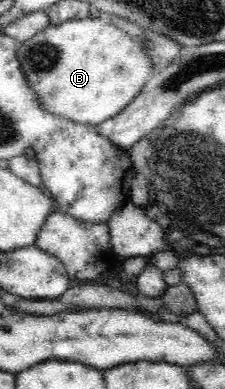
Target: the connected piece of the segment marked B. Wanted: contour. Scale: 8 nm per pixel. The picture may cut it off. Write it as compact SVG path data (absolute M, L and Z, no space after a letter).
M85 18L83 20L73 20L69 22L63 22L61 26L54 26L53 24L45 27L41 32L38 32L25 44L19 44L19 50L17 50L17 55L19 55L19 62L21 63L21 70L28 80L29 86L38 94L40 98L40 103L45 110L49 113L59 115L61 118L69 119L69 121L77 122L81 125L101 125L105 120L115 118L117 114L121 114L128 104L144 89L145 82L151 78L153 74L153 62L151 58L141 50L141 46L131 38L127 36L123 29L117 27L117 25L109 22L105 18Z

